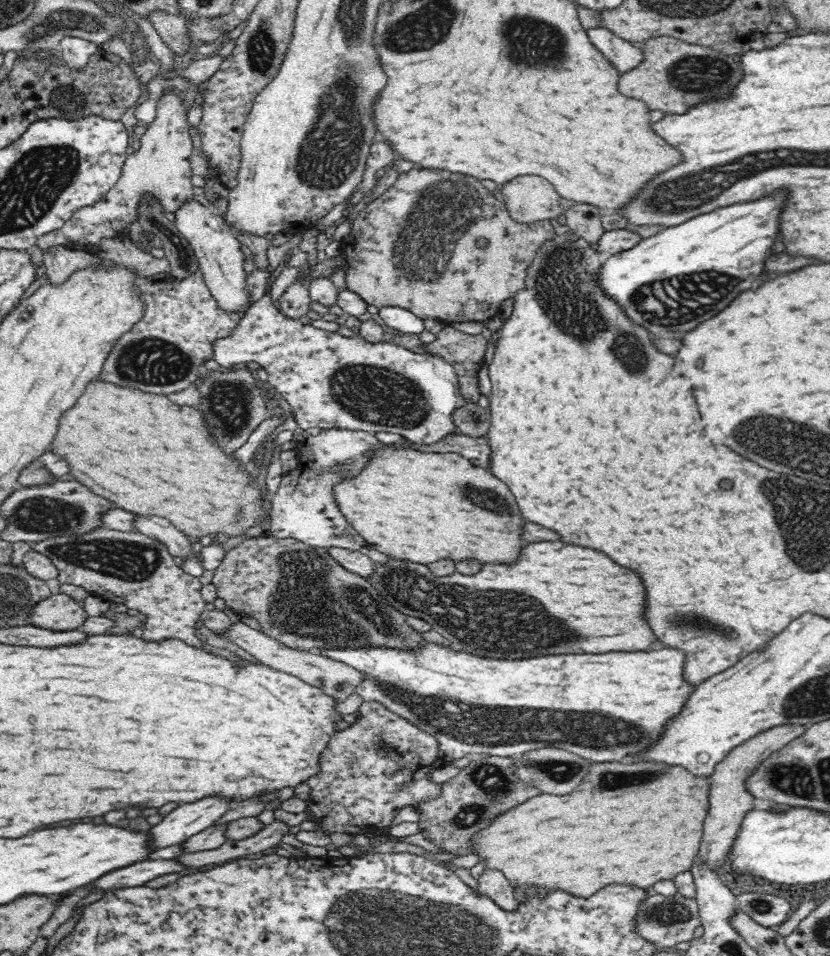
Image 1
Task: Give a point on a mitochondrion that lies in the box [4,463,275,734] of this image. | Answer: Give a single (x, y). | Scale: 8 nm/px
(127, 560)

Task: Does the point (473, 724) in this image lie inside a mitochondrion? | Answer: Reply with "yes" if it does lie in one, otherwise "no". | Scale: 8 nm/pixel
yes

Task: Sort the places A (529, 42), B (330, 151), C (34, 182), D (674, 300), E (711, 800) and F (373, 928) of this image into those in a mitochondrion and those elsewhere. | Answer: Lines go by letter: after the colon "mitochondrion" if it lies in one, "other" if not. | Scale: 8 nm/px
A: mitochondrion
B: mitochondrion
C: mitochondrion
D: mitochondrion
E: other
F: mitochondrion

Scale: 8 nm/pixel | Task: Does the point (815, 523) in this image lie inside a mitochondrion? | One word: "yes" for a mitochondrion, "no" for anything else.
yes

